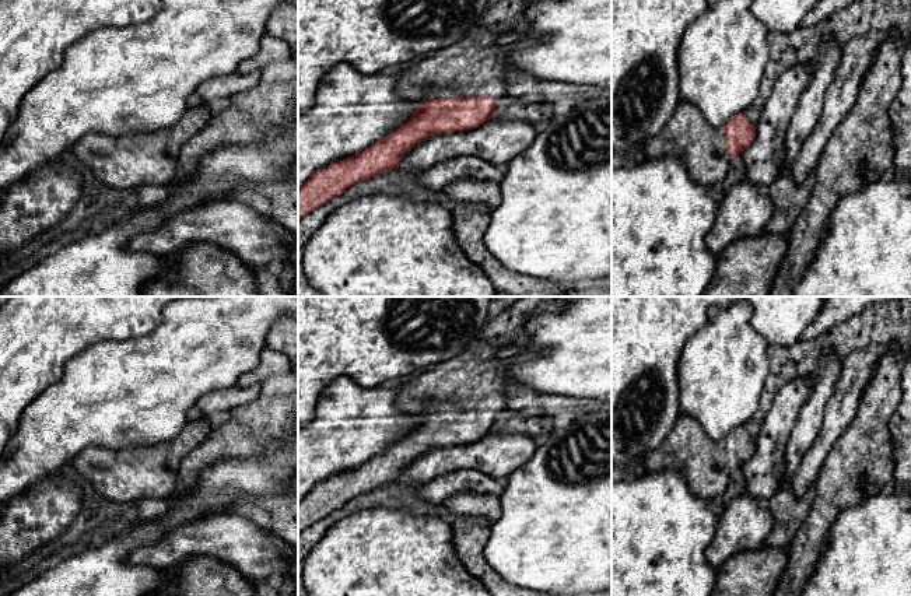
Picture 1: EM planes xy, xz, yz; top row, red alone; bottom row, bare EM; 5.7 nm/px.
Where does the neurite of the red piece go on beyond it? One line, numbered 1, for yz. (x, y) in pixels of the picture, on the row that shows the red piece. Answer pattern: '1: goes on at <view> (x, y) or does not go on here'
1: goes on at yz (703, 148)

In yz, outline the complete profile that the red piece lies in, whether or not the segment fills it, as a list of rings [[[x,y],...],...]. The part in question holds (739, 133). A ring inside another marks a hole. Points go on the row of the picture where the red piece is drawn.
[[[680,99],[663,130],[645,140],[641,158],[677,157],[693,182],[711,187],[726,178],[729,159],[742,155],[754,137],[756,126],[743,112],[715,129],[697,106]]]

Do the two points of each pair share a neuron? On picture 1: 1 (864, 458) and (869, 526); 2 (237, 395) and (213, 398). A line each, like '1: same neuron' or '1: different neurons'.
1: different neurons
2: same neuron

